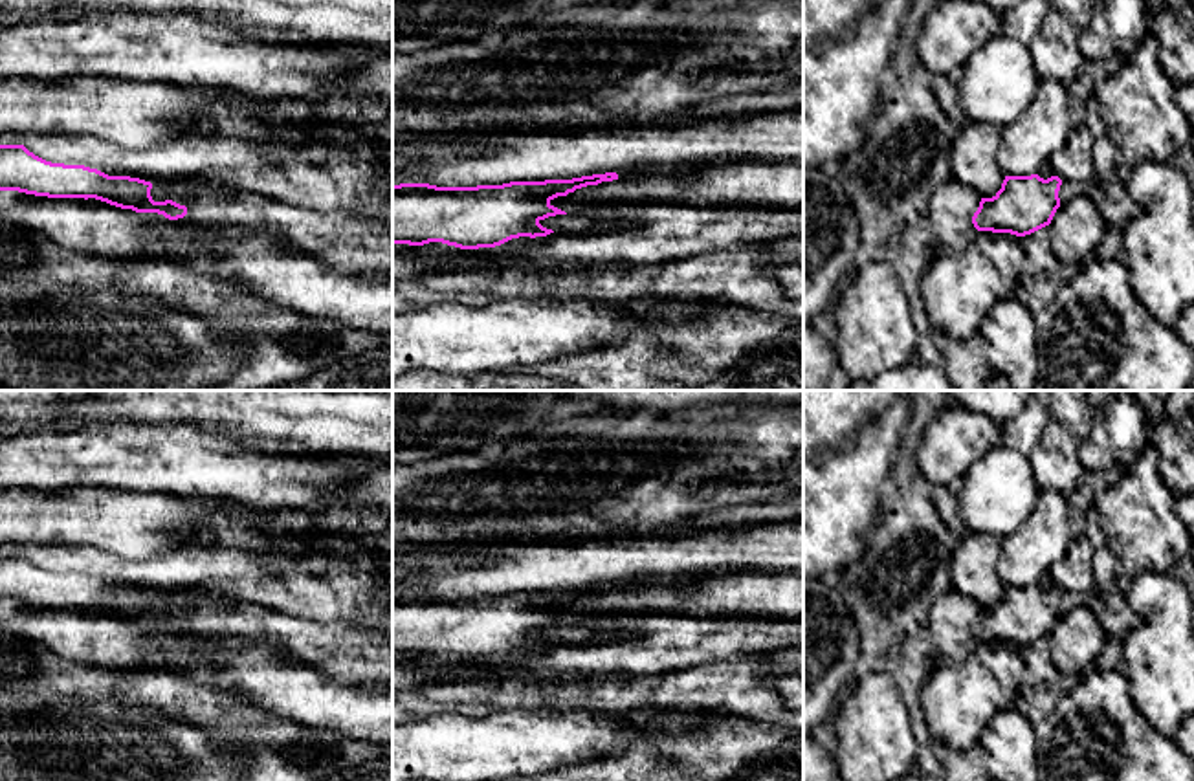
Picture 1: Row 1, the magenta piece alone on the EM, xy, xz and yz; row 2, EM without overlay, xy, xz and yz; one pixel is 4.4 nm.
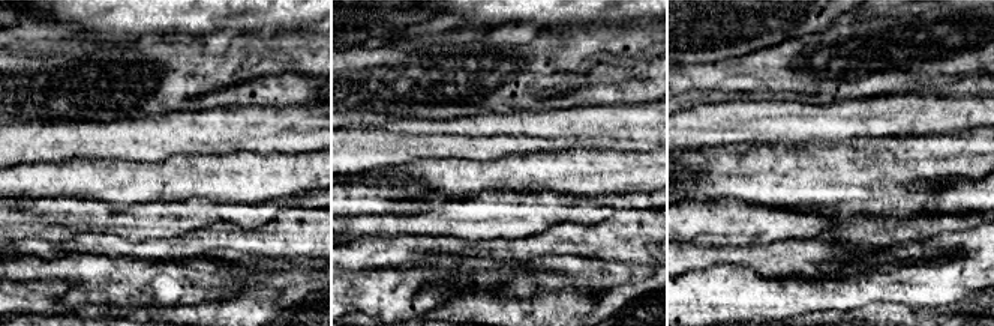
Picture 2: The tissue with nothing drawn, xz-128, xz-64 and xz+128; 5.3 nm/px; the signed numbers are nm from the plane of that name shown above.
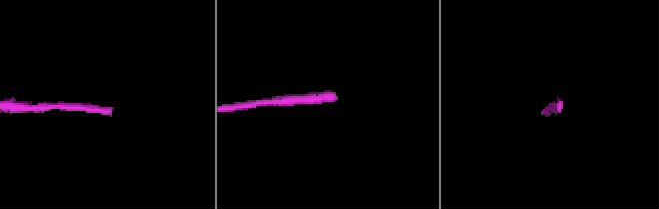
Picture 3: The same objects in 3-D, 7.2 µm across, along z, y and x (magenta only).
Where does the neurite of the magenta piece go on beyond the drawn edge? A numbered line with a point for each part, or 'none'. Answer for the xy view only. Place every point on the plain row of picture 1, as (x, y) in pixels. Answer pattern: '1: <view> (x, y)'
none

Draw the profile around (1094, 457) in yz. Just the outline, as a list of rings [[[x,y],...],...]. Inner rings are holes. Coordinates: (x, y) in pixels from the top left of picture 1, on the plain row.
[[[1119,390],[1095,409],[1091,434],[1080,442],[1078,458],[1086,471],[1104,471],[1115,464],[1132,468],[1148,444],[1146,416],[1141,403]]]

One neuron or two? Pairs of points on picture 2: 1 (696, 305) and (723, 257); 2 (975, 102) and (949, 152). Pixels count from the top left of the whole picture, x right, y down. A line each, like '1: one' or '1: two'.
1: two
2: two

